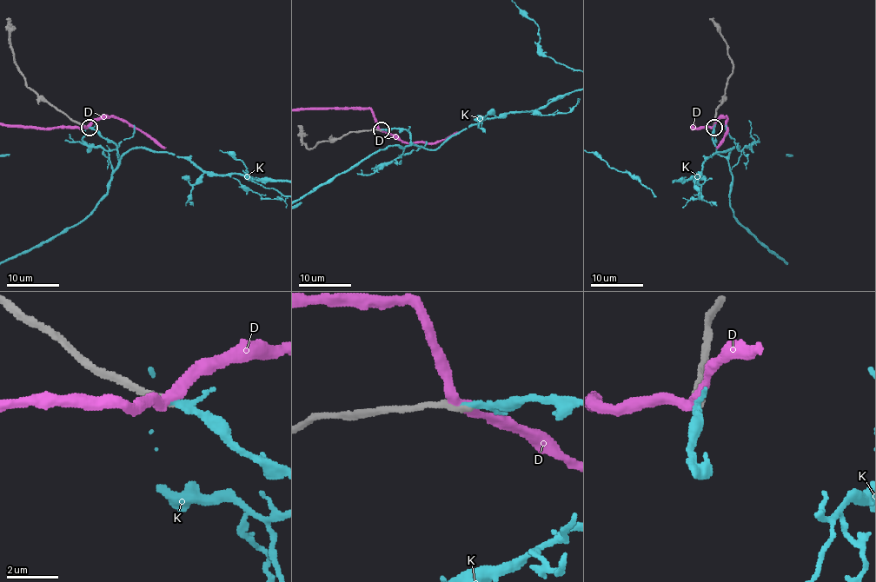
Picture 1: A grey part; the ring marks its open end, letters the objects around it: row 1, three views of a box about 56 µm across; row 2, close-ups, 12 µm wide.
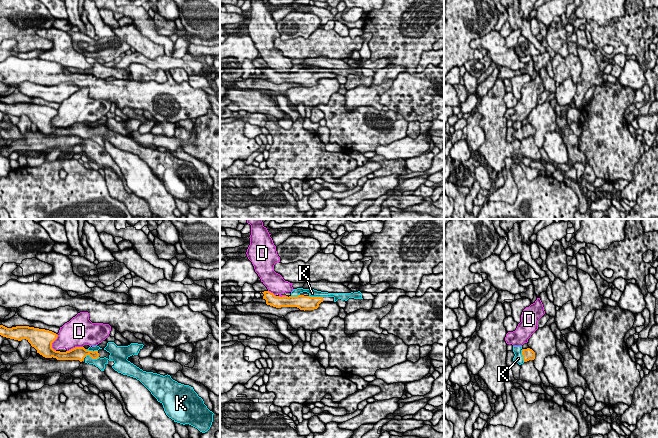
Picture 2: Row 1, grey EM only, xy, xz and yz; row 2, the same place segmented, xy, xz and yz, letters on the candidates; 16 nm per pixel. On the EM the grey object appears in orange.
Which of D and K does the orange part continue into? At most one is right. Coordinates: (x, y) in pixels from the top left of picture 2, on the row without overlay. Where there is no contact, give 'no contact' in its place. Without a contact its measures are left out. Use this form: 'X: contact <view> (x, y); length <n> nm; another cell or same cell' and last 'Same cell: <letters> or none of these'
D: contact xy (53, 117); length 280 nm; another cell
K: contact xy (92, 134); length 240 nm; same cell
Same cell: K

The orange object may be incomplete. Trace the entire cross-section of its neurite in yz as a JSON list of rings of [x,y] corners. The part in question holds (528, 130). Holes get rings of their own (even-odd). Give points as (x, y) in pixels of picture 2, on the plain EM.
[[[513,122],[513,128],[515,130],[513,137],[519,141],[535,135],[535,128],[530,124],[523,125],[522,122]]]

